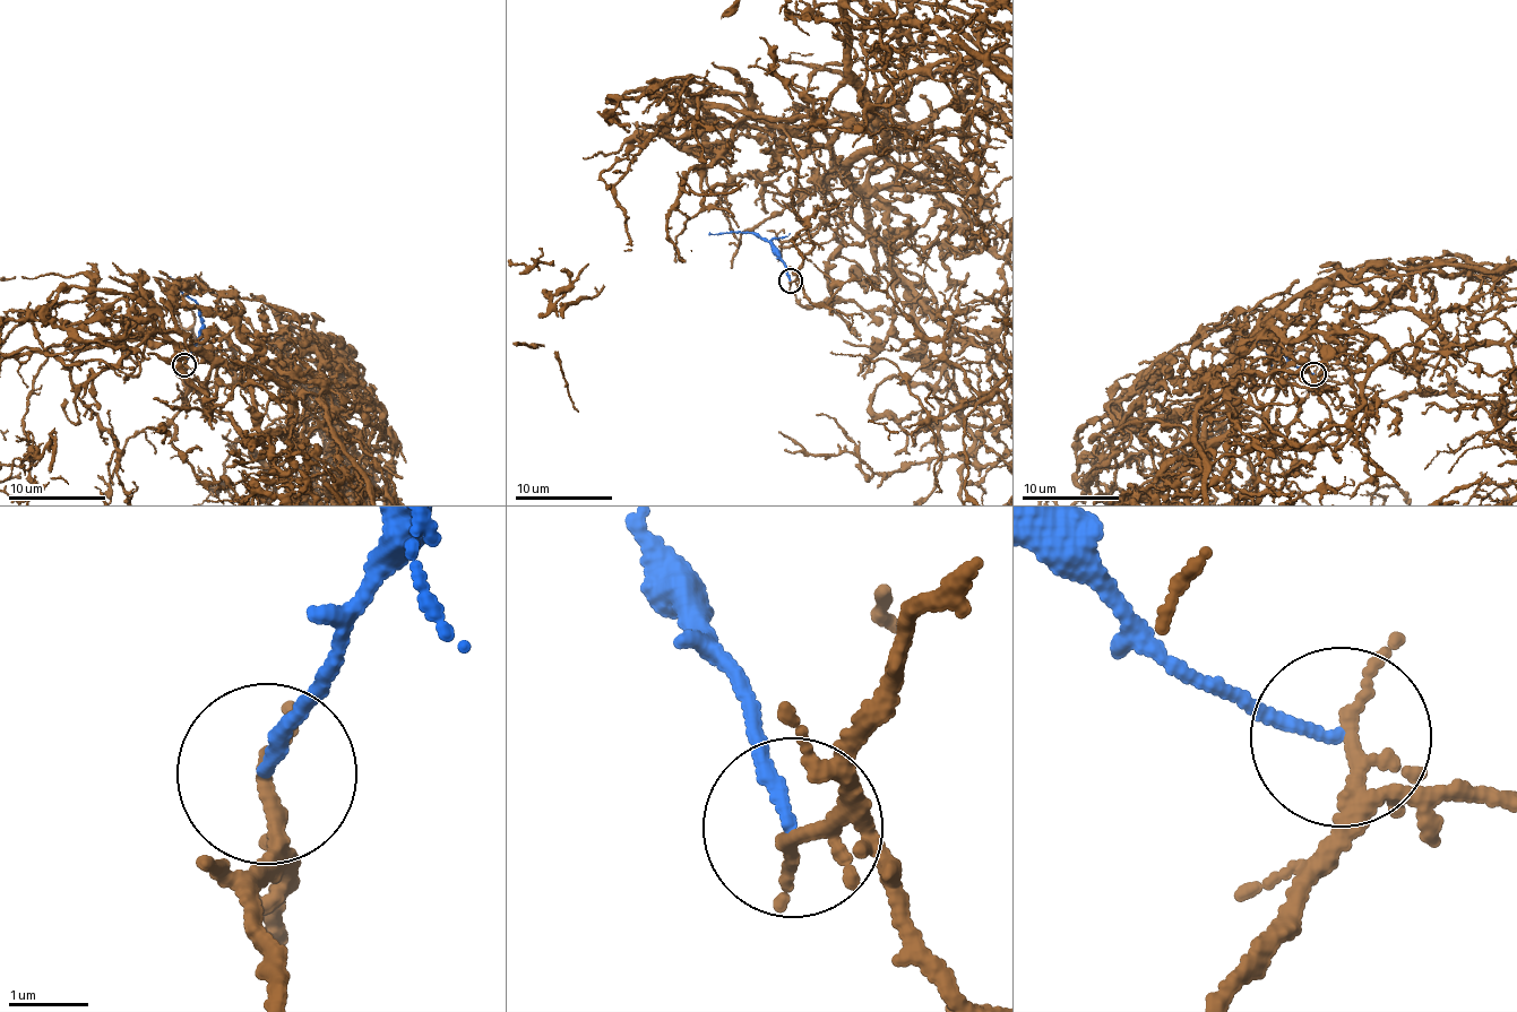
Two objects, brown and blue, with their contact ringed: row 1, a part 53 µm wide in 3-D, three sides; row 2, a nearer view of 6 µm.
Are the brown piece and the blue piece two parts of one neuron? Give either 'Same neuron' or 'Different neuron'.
Same neuron

